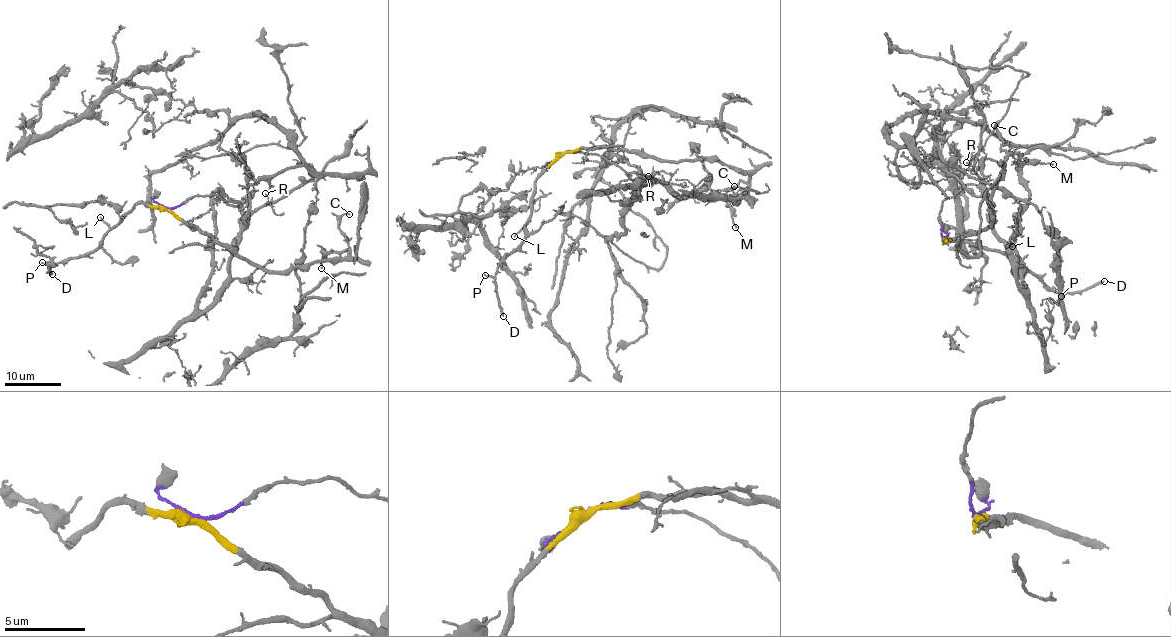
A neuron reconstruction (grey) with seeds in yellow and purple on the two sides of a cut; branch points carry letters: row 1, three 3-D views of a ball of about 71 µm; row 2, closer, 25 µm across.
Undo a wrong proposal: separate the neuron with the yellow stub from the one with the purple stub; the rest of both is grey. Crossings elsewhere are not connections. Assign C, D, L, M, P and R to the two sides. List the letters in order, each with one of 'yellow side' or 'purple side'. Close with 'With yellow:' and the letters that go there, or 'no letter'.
C: yellow side
D: yellow side
L: yellow side
M: yellow side
P: yellow side
R: purple side
With yellow: C, D, L, M, P

